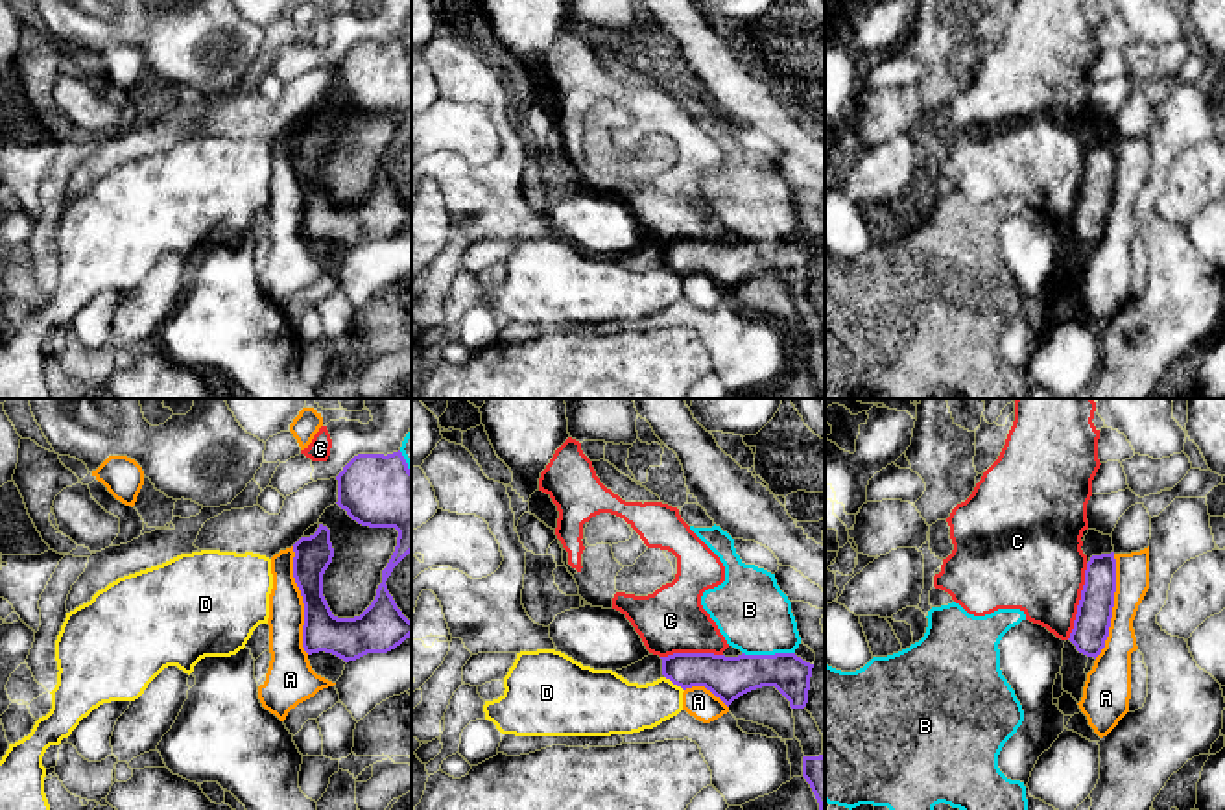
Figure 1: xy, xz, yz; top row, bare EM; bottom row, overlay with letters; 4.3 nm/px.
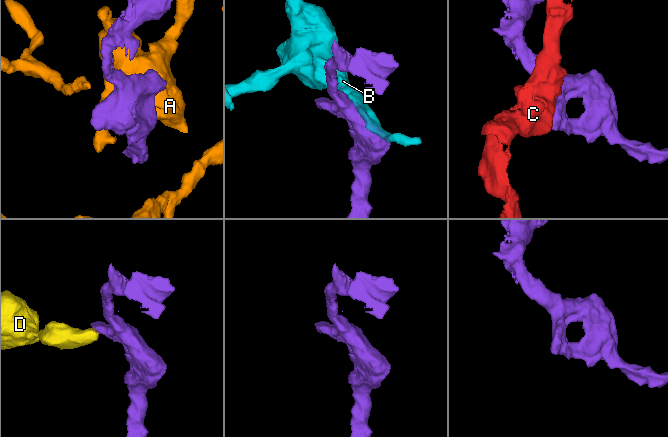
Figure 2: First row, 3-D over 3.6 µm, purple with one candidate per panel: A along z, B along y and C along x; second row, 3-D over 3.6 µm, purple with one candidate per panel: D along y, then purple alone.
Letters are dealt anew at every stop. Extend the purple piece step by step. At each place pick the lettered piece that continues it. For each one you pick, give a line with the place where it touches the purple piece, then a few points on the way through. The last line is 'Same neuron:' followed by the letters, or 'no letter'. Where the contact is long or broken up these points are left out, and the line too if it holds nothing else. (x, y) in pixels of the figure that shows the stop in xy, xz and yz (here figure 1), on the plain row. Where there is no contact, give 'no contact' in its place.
Same neuron: no letter

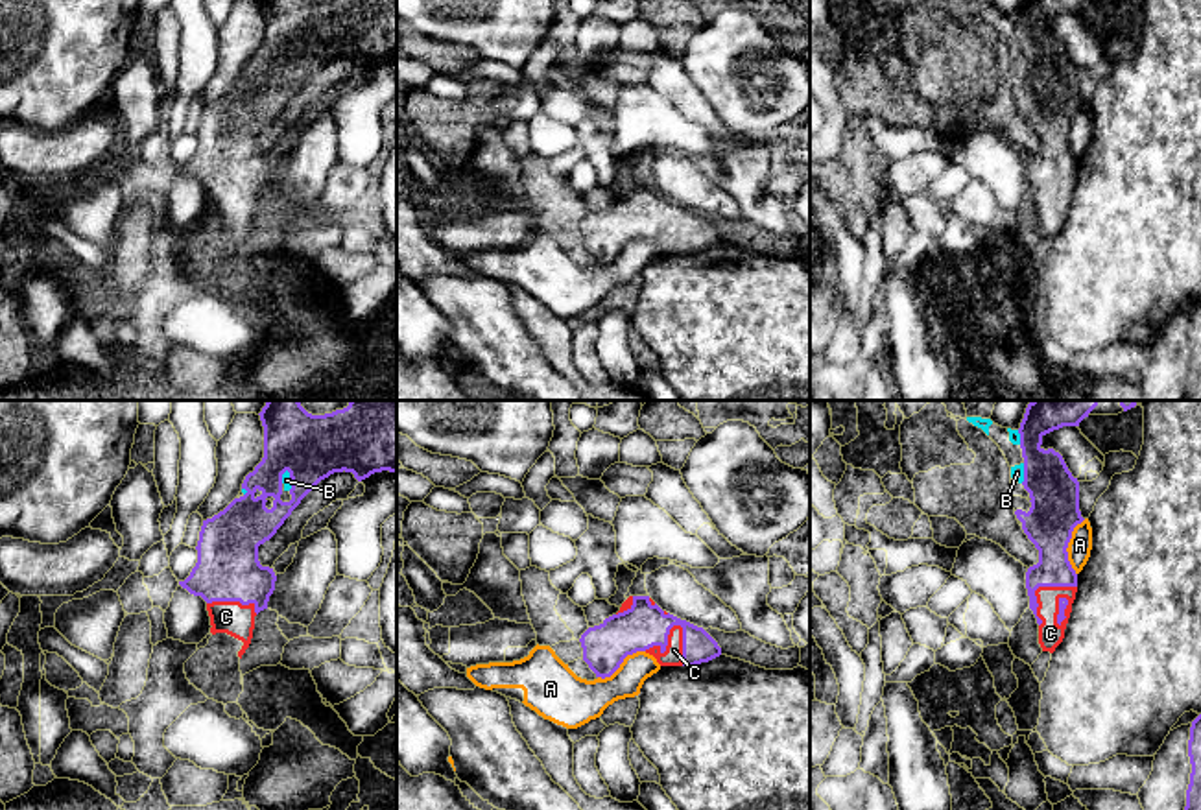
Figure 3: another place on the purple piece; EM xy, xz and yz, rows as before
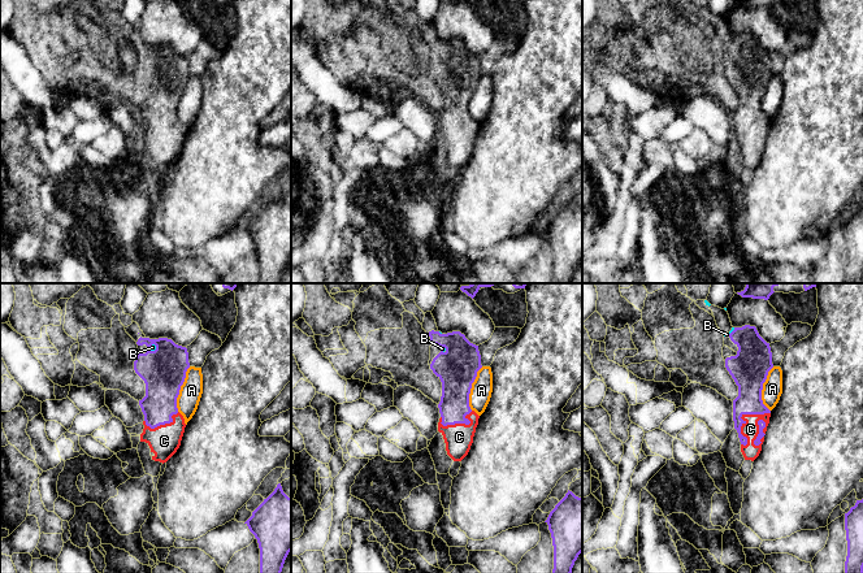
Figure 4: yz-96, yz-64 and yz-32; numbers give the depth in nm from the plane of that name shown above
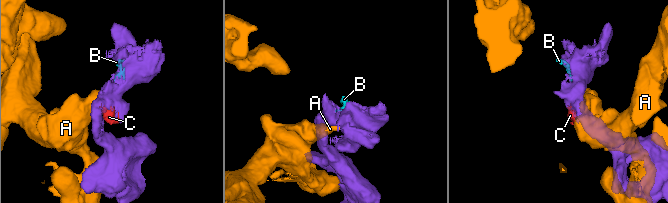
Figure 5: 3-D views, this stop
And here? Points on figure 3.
B: meets purple in yz at (1024, 59)
C: meets purple in xz at (666, 231)
Same neuron: B, C

